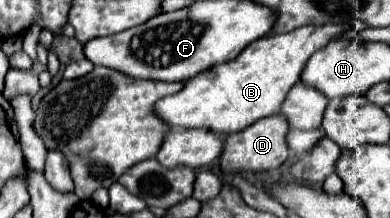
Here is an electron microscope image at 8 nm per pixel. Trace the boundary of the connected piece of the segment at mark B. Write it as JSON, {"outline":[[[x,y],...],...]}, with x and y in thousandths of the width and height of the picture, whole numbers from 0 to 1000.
{"outline":[[[921,92],[895,110],[792,110],[731,156],[664,174],[644,193],[644,211],[633,211],[613,266],[562,294],[479,367],[459,431],[413,450],[397,505],[408,541],[433,560],[444,587],[531,587],[572,624],[613,606],[679,532],[710,523],[736,450],[736,422],[772,367],[787,275],[900,128],[931,138],[936,119]]]}

